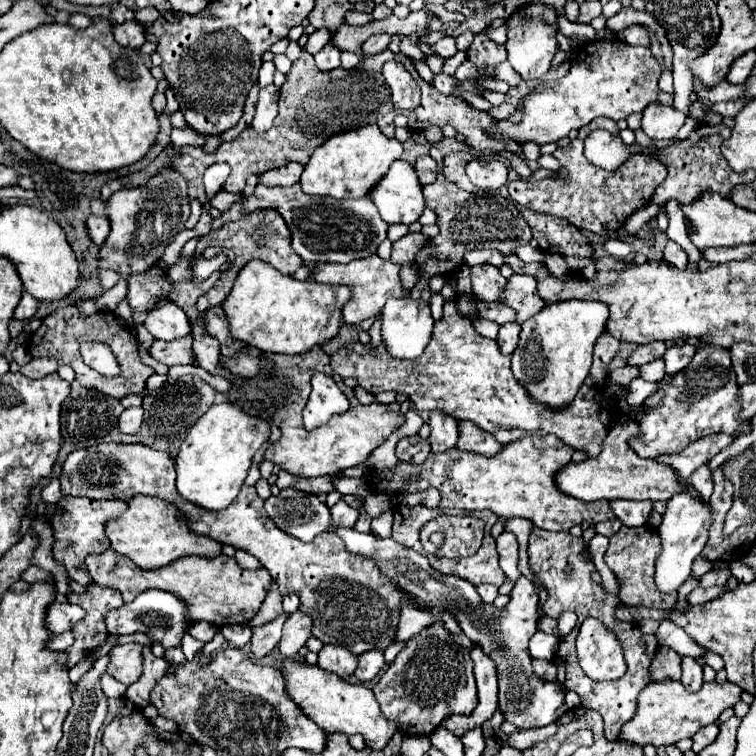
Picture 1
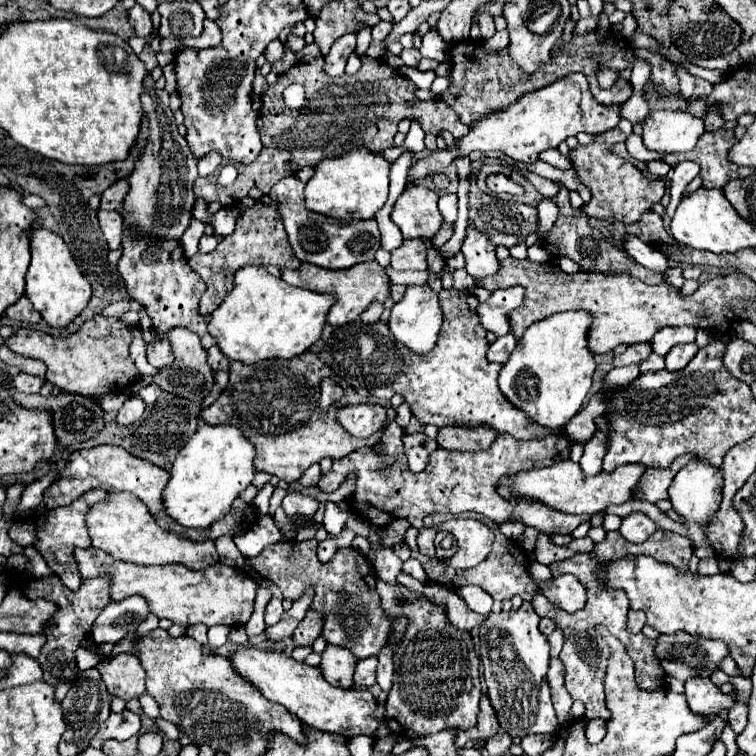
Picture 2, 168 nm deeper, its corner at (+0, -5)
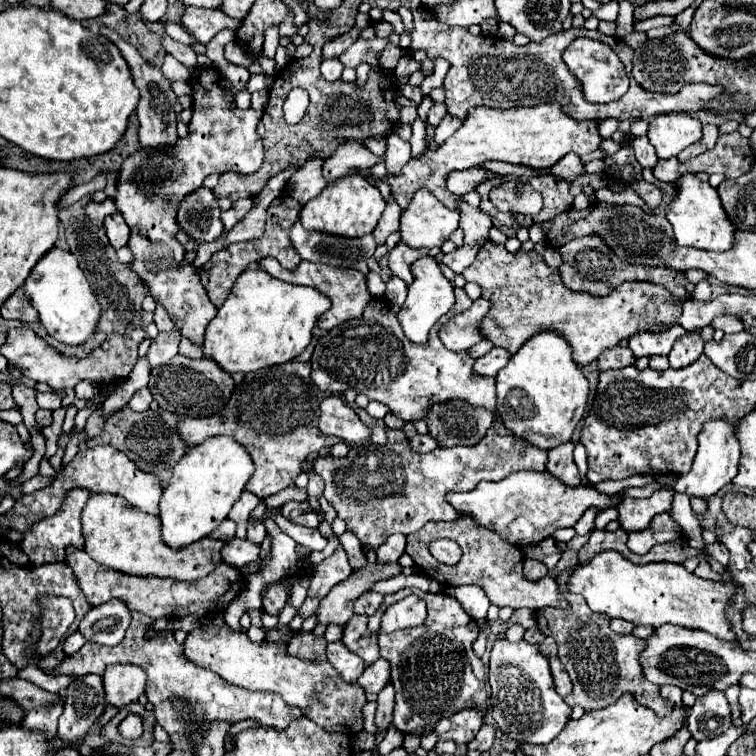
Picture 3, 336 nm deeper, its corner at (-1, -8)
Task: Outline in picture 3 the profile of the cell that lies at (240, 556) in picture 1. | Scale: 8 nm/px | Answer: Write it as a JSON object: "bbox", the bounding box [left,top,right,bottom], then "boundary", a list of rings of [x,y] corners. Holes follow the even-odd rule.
{"bbox":[263,583,288,615],"boundary":[[[274,583],[268,586],[263,596],[263,610],[270,615],[280,615],[282,607],[286,605],[284,601],[288,598],[286,586],[281,583]]]}

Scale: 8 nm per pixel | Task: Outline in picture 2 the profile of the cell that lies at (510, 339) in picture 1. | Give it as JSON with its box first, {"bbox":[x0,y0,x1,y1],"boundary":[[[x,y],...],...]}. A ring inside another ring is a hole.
{"bbox":[487,334,517,364],"boundary":[[[505,334],[505,336],[497,338],[487,350],[487,360],[495,362],[495,364],[505,364],[509,360],[509,354],[513,352],[515,344],[517,344],[517,340],[511,334]]]}

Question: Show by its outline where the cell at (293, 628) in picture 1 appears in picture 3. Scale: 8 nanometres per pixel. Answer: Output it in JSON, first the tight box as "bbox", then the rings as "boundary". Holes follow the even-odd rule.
{"bbox":[316,551,402,625],"boundary":[[[370,551],[368,565],[364,569],[354,571],[346,581],[338,583],[316,609],[316,619],[322,625],[344,625],[354,615],[354,601],[368,591],[376,581],[390,579],[398,573],[402,573],[402,567],[398,563],[392,565],[378,565],[376,555]]]}

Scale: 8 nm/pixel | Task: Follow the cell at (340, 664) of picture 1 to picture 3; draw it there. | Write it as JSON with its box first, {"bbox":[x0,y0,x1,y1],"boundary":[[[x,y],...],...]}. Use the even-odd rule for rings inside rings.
{"bbox":[326,641,366,681],"boundary":[[[336,641],[336,643],[328,643],[326,647],[326,655],[328,655],[328,661],[332,663],[332,667],[342,675],[344,681],[356,681],[360,677],[360,673],[366,669],[364,661],[354,655],[352,651],[348,651],[342,641]]]}

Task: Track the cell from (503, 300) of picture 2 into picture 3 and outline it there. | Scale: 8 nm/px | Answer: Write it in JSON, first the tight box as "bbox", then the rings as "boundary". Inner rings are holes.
{"bbox":[440,299,490,351],"boundary":[[[476,299],[468,311],[456,315],[440,327],[442,343],[452,351],[464,351],[480,343],[484,339],[484,335],[480,333],[480,319],[484,319],[488,309],[490,303],[486,299]]]}

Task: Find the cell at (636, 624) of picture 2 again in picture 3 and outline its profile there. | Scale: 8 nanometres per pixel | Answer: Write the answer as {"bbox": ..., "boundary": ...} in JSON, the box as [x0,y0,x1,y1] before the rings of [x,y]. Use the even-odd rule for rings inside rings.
{"bbox":[610,619,634,635],"boundary":[[[612,619],[610,621],[610,629],[614,633],[620,633],[620,635],[630,635],[634,631],[634,625],[628,623],[628,621],[624,621],[624,619]]]}

